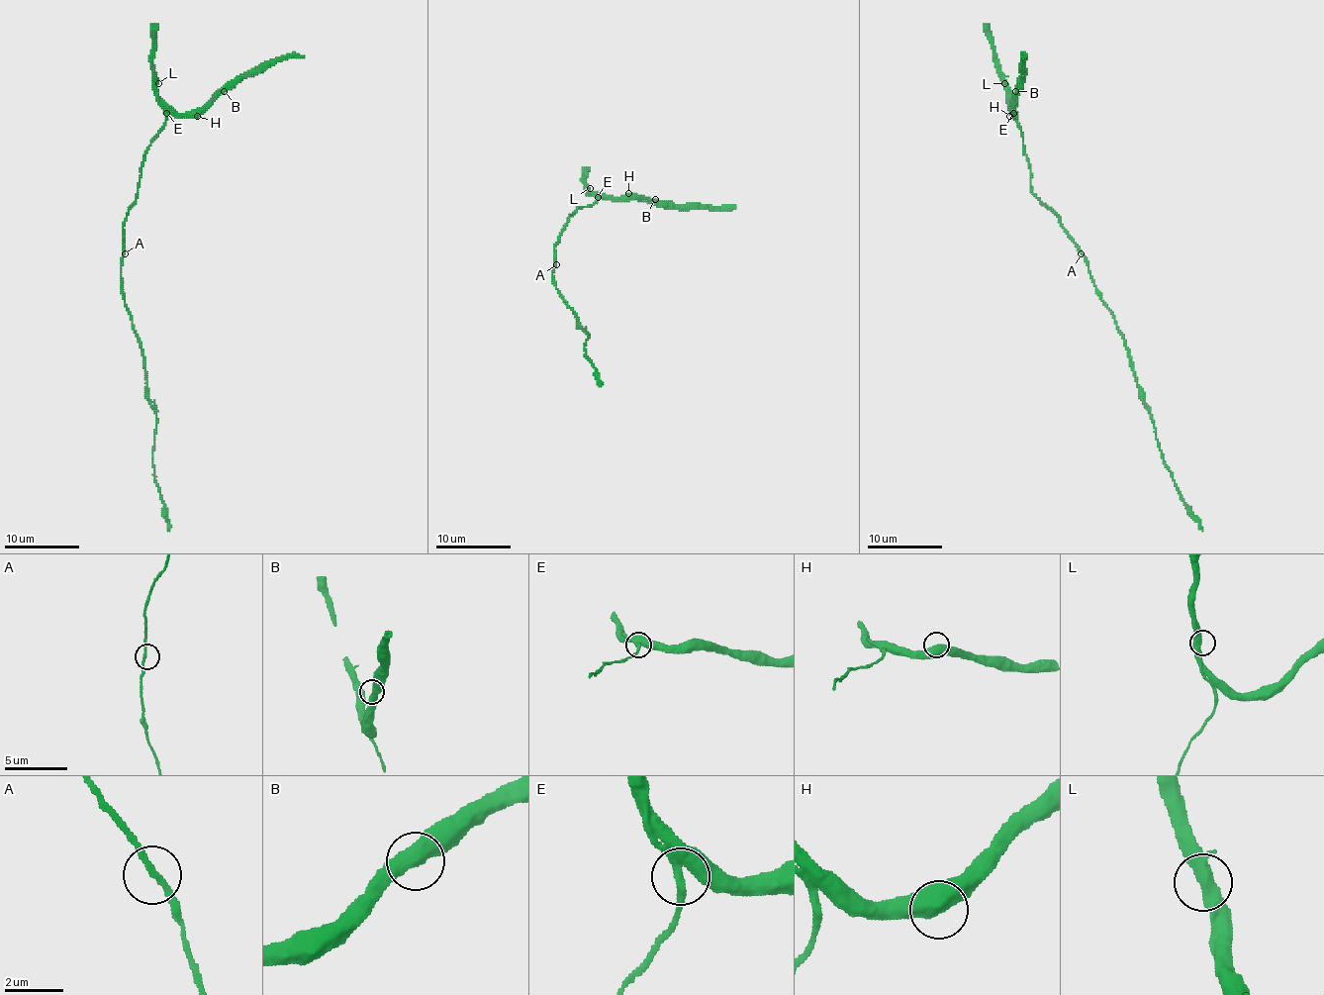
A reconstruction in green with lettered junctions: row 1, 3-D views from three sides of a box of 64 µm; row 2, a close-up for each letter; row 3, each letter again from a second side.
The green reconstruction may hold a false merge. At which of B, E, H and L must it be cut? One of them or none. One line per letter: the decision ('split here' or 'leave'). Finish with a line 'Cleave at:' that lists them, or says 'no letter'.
B: leave
E: leave
H: leave
L: leave
Cleave at: no letter

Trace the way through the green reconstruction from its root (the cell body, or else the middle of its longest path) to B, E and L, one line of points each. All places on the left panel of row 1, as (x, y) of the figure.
B: (123, 251), (123, 224), (136, 200), (141, 164), (150, 140), (169, 114), (203, 112), (224, 91)
E: (123, 251), (123, 224), (136, 200), (146, 148), (163, 125), (165, 114)
L: (123, 251), (123, 224), (136, 200), (141, 164), (150, 140), (165, 121), (163, 102), (156, 87), (158, 83)

